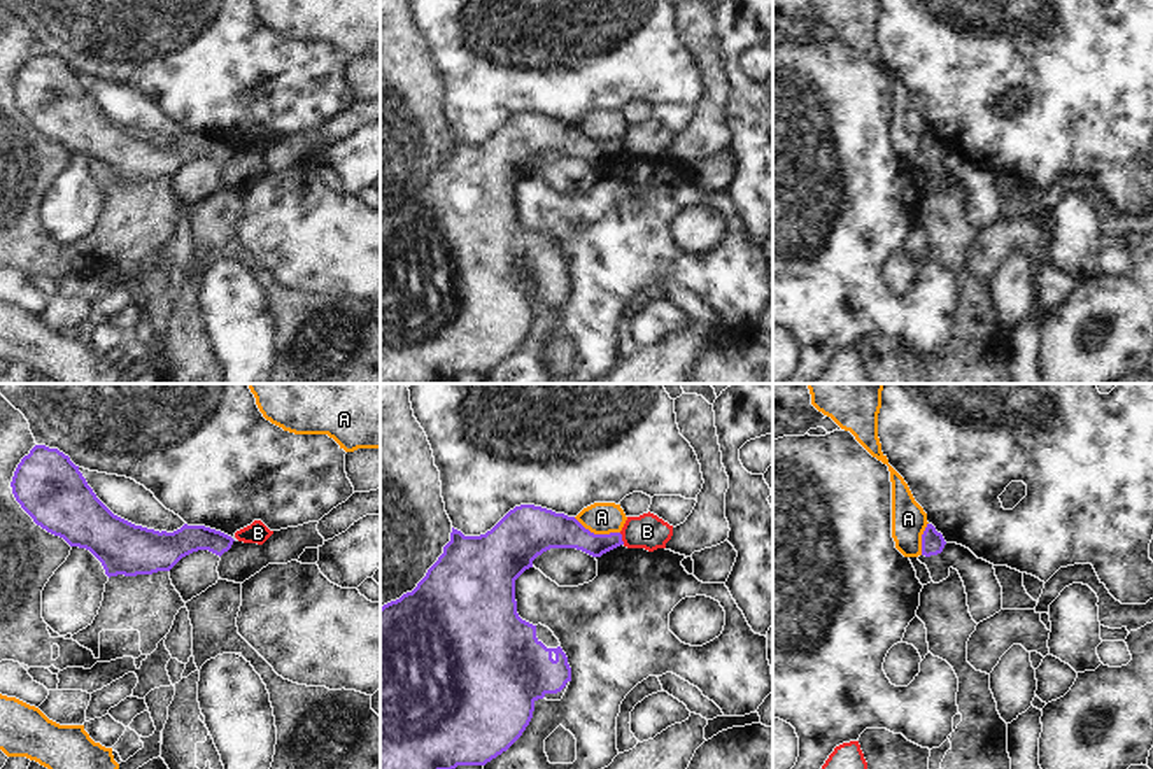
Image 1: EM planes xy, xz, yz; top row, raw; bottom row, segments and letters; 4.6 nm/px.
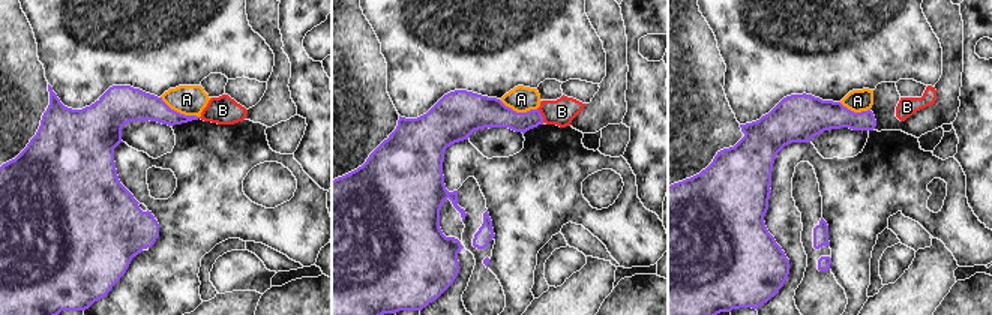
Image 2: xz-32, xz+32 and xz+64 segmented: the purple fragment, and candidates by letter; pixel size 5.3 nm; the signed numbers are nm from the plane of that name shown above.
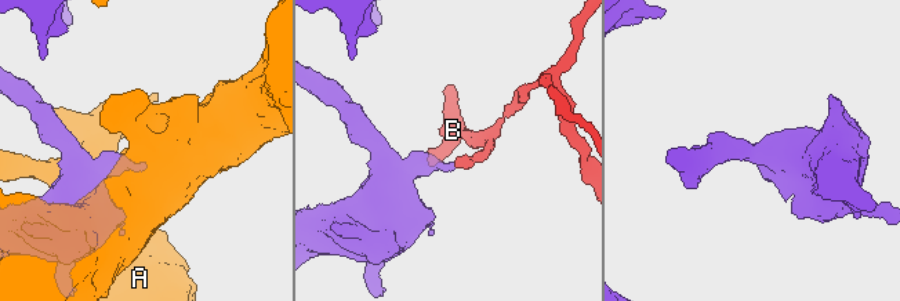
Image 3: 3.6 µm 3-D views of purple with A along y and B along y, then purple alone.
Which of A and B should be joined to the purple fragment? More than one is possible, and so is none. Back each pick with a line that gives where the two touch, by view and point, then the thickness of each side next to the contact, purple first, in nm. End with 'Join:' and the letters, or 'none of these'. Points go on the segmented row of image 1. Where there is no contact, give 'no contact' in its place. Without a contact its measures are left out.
Join: none of these

